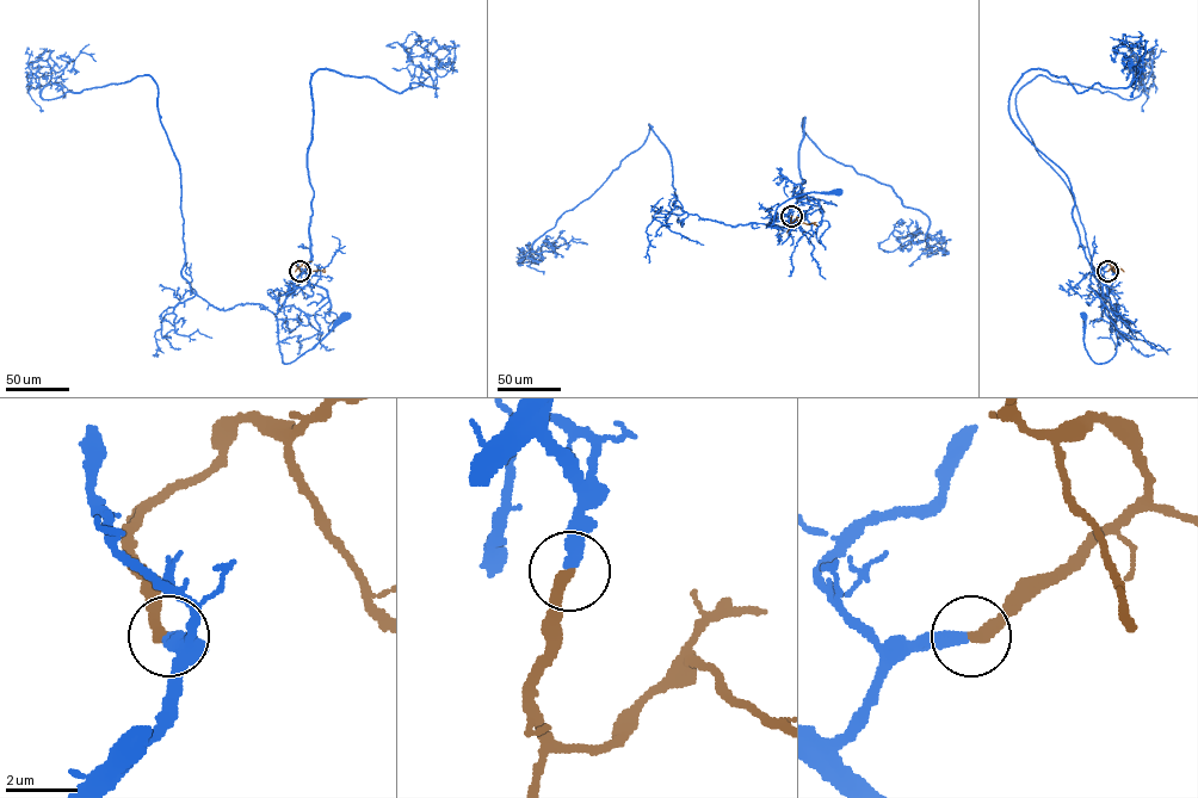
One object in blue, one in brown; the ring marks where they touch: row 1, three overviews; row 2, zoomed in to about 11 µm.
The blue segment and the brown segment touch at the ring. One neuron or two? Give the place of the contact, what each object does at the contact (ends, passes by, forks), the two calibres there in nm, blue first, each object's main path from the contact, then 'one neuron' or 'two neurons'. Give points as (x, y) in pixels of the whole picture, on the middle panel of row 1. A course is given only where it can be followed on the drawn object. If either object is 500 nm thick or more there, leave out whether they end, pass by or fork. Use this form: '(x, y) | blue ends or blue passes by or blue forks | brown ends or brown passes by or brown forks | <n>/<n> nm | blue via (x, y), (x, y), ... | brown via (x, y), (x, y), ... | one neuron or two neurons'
(791, 216) | blue ends | brown ends | 360/320 nm | blue via (791, 216), (790, 211), (767, 224), (773, 223), (776, 209), (789, 199), (813, 192), (835, 192) | brown via (791, 216), (791, 222), (796, 218), (816, 226) | one neuron

